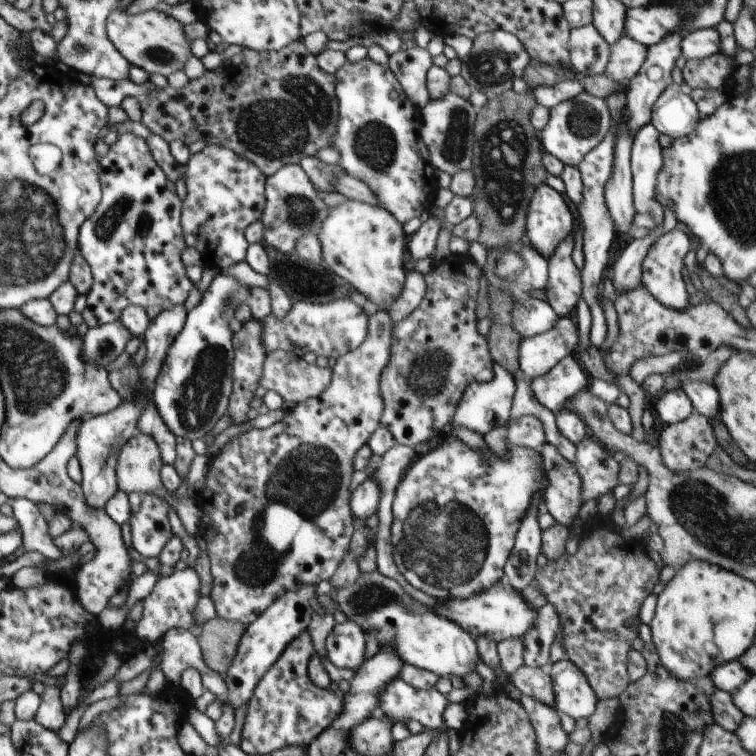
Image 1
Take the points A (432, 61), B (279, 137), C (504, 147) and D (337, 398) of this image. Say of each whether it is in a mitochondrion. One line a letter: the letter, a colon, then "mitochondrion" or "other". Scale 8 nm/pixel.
A: other
B: mitochondrion
C: mitochondrion
D: other

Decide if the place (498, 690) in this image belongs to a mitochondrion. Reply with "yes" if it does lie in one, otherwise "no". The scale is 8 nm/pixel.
no

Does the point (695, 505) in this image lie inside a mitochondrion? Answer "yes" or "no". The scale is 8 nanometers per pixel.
yes

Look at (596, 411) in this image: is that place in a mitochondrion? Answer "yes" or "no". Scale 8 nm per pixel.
yes

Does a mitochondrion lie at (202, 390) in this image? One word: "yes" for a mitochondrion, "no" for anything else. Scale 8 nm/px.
yes

